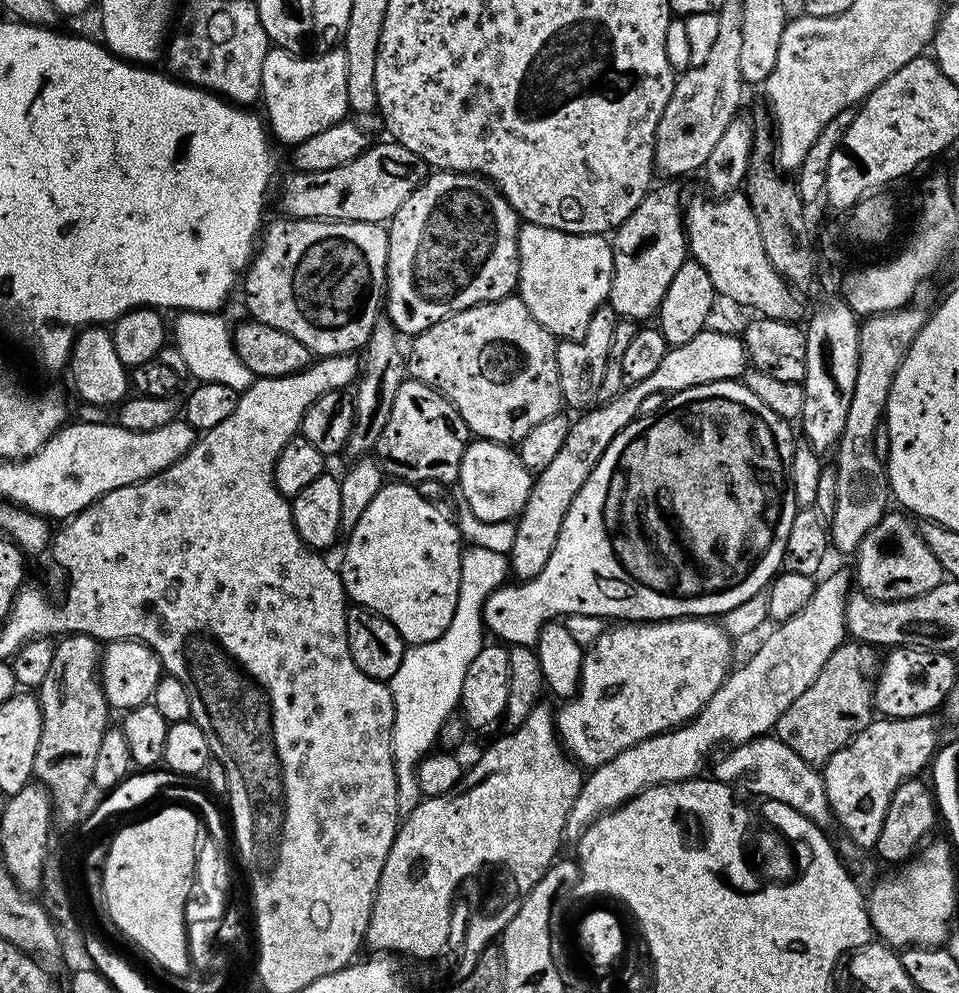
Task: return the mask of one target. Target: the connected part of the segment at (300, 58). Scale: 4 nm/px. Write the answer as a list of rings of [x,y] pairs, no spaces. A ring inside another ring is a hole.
[[[332,46],[319,54],[297,54],[288,48],[269,47],[262,62],[262,82],[260,83],[262,105],[268,111],[266,124],[277,141],[285,140],[288,146],[295,146],[306,138],[318,134],[331,124],[349,115],[346,94],[346,54],[343,47]]]

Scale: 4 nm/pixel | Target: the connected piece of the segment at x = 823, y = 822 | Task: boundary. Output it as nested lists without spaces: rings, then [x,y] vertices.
[[[765,734],[745,744],[735,745],[725,760],[716,764],[715,779],[749,796],[767,796],[774,802],[786,802],[806,818],[814,821],[819,828],[828,830],[833,827],[832,807],[826,798],[823,775],[813,765],[806,763],[786,742],[776,739],[775,735]]]

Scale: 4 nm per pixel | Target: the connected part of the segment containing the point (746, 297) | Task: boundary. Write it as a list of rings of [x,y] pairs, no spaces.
[[[737,190],[712,200],[687,201],[683,209],[684,226],[688,238],[688,251],[710,274],[714,290],[721,297],[753,308],[753,313],[770,320],[799,321],[800,300],[791,284],[780,277],[778,270],[766,256],[766,246],[758,230],[758,218],[750,206],[747,195]]]

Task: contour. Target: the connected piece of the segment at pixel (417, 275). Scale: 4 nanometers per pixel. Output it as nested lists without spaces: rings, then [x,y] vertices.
[[[436,170],[431,173],[417,188],[412,191],[410,198],[392,215],[388,229],[388,267],[386,271],[386,291],[382,296],[382,308],[387,320],[392,323],[397,333],[406,334],[411,338],[418,332],[426,331],[434,322],[438,322],[447,316],[453,316],[455,312],[466,310],[475,304],[485,304],[491,300],[500,300],[504,296],[513,295],[520,278],[520,259],[518,258],[518,234],[522,221],[510,202],[500,193],[500,189],[491,180],[477,176],[470,172],[445,172]]]

